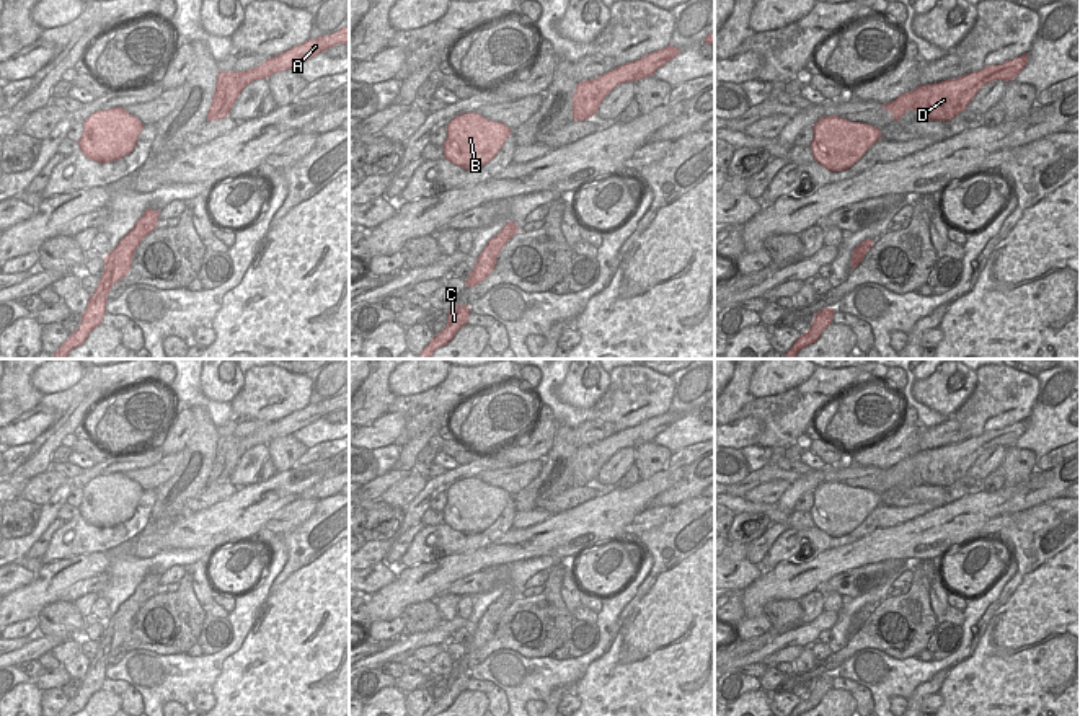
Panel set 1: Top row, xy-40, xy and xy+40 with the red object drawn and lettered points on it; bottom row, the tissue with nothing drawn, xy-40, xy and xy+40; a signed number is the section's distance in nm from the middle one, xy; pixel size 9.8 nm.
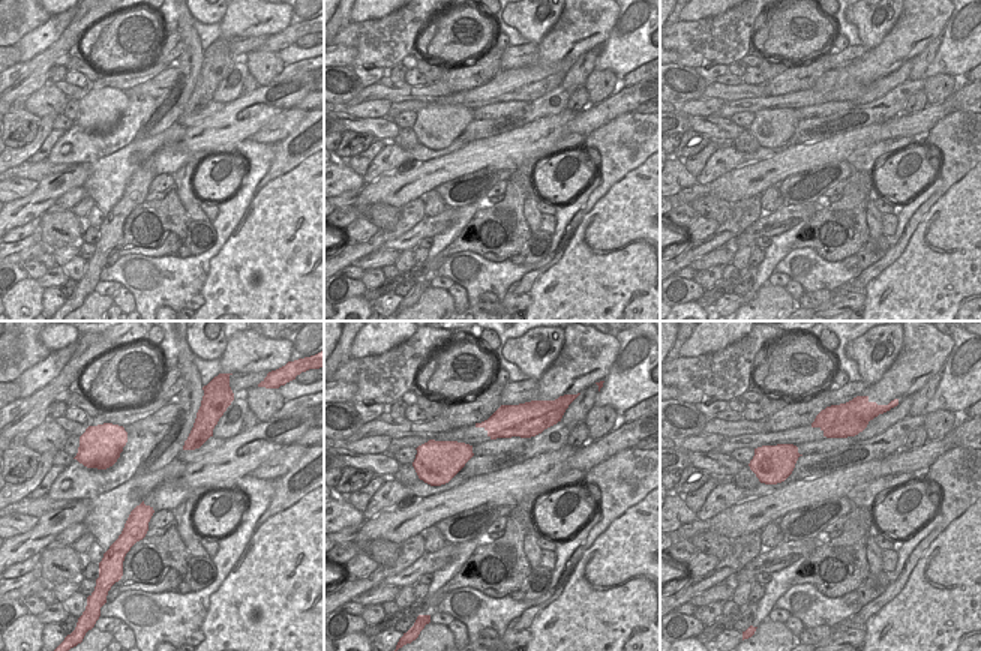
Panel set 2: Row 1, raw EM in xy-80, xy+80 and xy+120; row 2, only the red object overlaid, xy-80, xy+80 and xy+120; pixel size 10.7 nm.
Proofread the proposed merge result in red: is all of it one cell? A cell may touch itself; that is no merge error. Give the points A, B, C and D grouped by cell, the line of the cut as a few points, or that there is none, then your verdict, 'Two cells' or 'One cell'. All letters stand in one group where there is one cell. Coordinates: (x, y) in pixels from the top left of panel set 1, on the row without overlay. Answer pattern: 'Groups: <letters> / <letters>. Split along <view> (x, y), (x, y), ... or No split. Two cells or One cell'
Groups: A B D / C. Split along xy (591, 446), (597, 455), (599, 468). Two cells.

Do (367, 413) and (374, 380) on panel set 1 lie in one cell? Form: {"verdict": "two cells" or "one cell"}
{"verdict": "one cell"}

